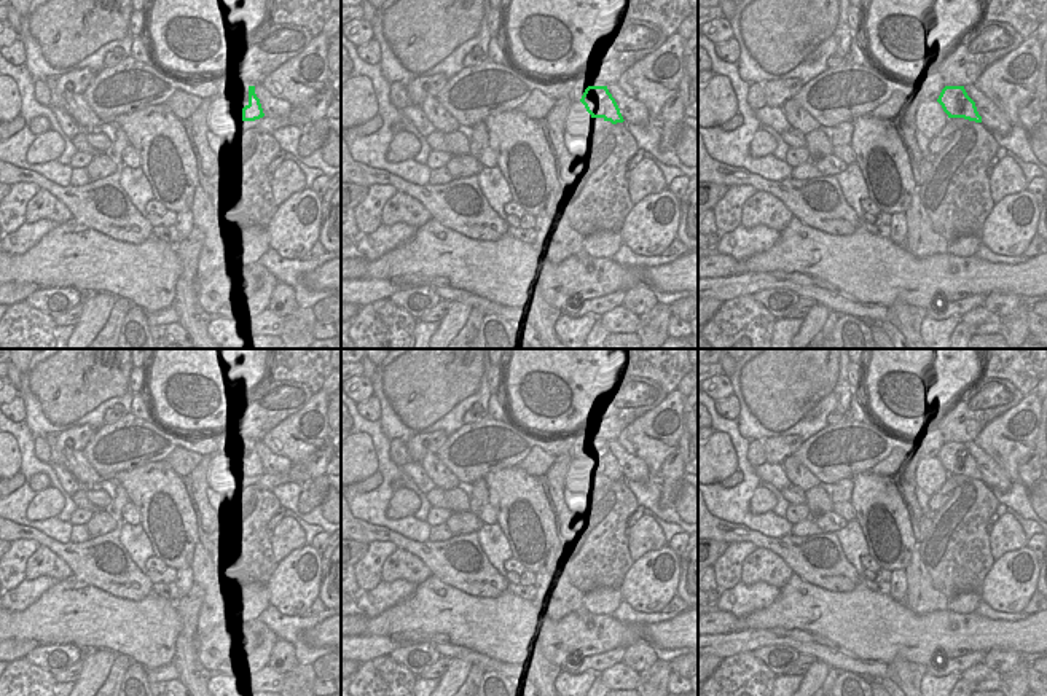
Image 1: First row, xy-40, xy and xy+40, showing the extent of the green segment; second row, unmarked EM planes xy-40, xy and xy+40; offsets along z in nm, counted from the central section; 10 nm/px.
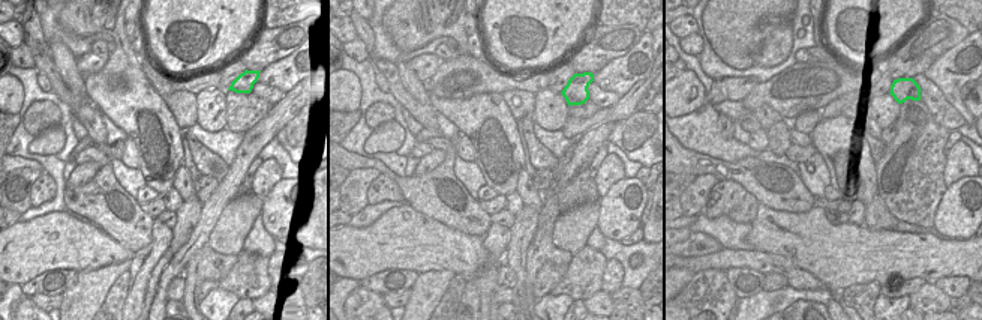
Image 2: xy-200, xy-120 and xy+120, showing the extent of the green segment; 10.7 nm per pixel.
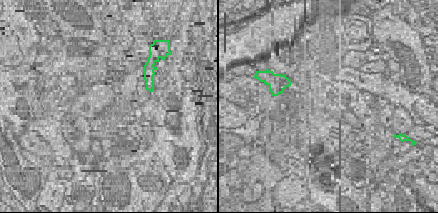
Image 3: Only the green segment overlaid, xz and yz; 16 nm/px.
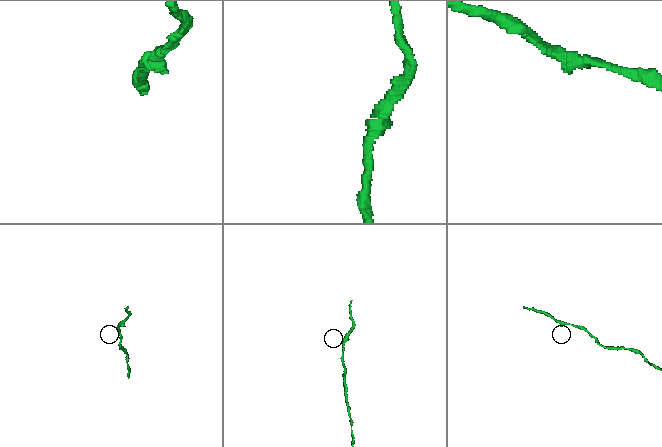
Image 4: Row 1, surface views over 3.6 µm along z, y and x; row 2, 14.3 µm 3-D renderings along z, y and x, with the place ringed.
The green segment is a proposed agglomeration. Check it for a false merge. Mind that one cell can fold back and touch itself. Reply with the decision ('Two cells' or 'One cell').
One cell

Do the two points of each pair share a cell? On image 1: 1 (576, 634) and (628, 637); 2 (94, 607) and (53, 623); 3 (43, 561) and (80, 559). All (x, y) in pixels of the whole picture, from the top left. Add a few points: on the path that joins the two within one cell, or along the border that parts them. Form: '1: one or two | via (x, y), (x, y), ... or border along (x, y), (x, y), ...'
1: one | via (588, 634), (615, 634)
2: one | via (85, 615), (62, 615)
3: two | border along (40, 545), (51, 550), (72, 574)

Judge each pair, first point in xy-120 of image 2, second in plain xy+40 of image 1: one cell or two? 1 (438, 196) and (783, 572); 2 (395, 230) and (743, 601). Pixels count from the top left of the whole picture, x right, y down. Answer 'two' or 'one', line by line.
1: two
2: two

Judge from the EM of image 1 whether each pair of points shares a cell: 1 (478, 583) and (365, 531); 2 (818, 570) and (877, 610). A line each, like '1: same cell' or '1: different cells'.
1: same cell
2: different cells

